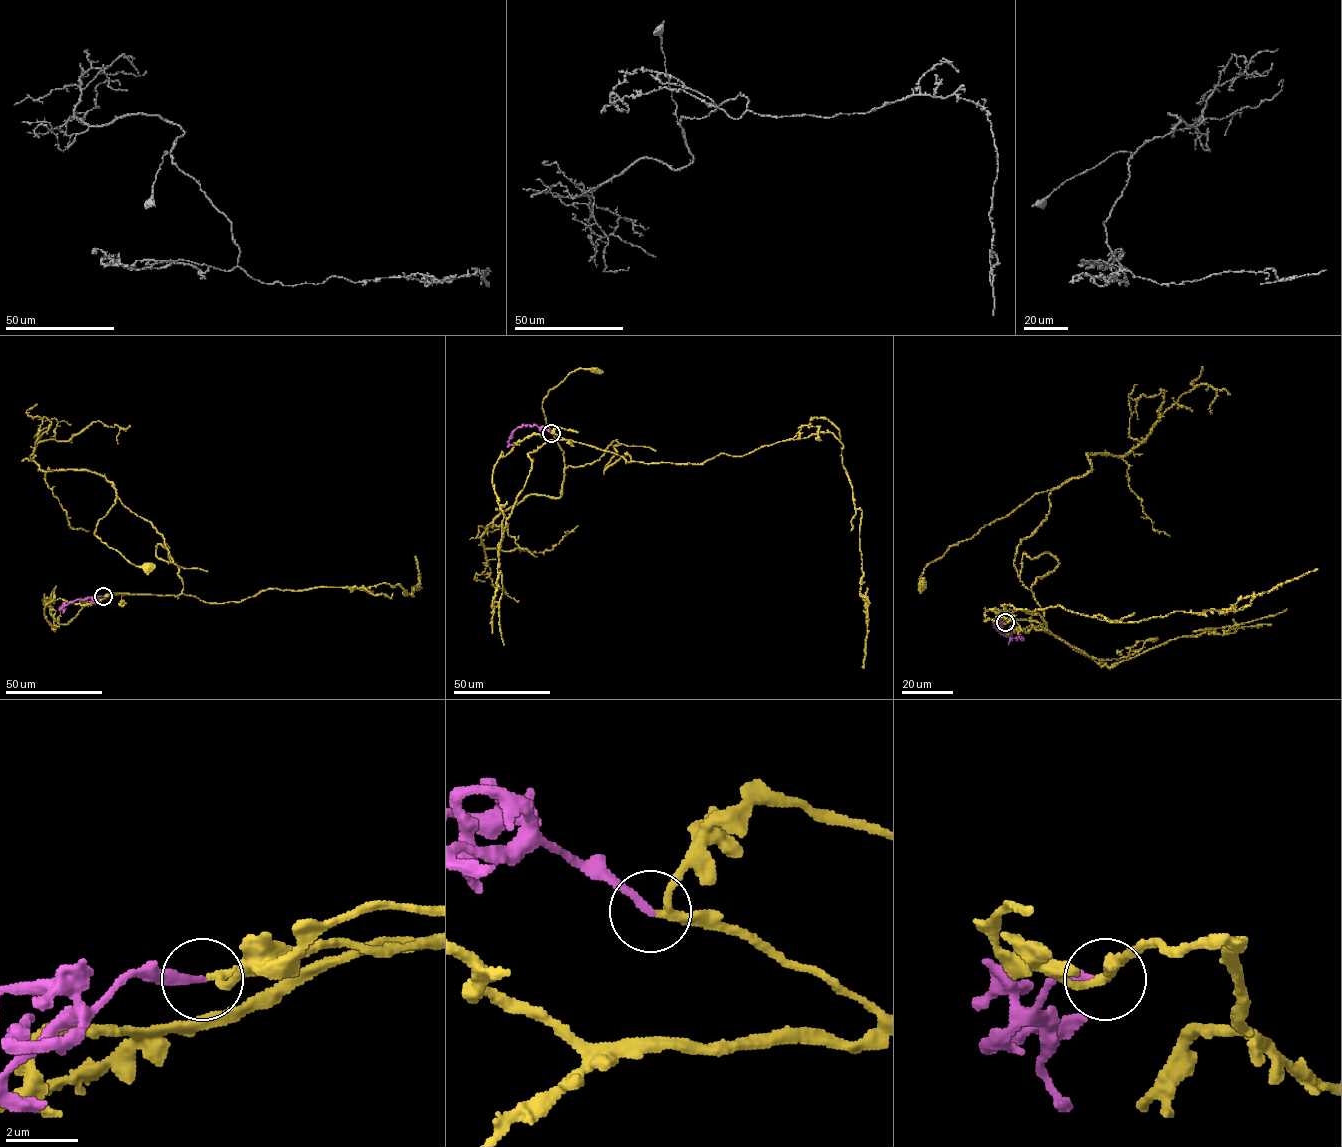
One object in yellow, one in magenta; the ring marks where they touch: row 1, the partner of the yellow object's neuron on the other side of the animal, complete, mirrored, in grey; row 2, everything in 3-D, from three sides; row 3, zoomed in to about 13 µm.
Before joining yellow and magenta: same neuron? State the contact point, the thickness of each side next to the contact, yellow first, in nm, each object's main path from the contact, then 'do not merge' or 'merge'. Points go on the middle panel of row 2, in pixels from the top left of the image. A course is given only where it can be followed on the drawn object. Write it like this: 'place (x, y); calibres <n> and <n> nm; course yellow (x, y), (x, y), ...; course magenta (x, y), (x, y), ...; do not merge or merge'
place (551, 433); calibres 190 and 200 nm; course yellow (551, 433), (631, 461), (604, 473), (616, 439), (565, 466), (546, 425), (550, 389), (597, 371); course magenta (551, 433), (536, 425), (518, 427), (509, 439), (508, 445), (514, 445); merge

